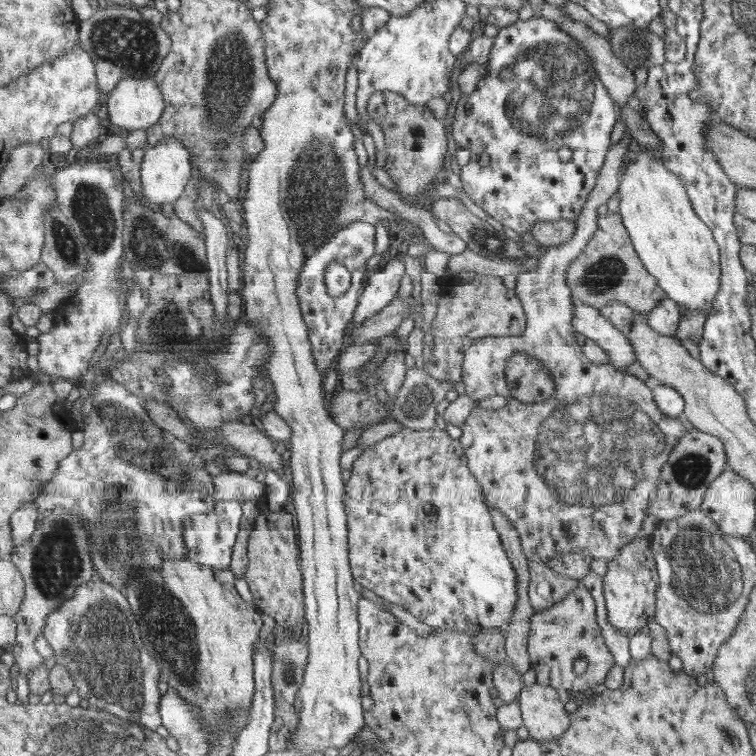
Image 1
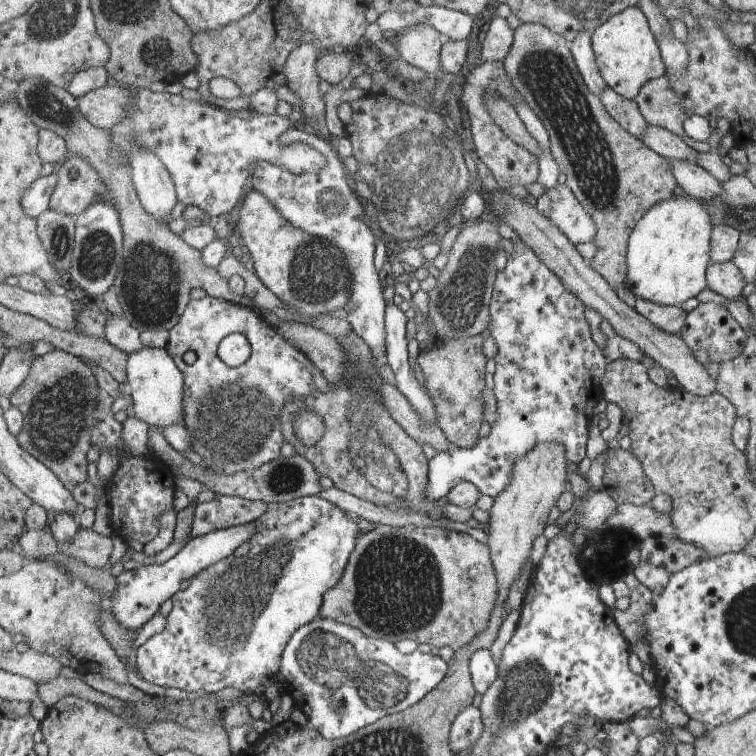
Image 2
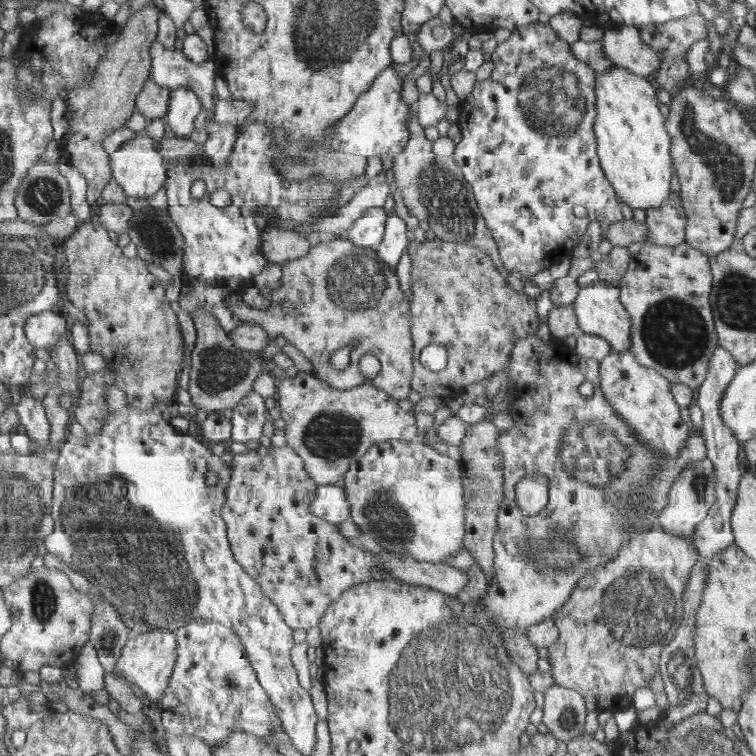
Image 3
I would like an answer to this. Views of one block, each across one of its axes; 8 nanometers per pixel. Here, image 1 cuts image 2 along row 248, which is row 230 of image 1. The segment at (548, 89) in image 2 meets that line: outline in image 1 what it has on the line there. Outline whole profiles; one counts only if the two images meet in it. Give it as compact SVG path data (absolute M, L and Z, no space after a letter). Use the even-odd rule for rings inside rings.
M607 212L605 216L599 216L597 232L584 251L570 264L566 277L574 300L593 308L602 309L610 302L619 301L637 312L647 314L667 297L657 277L643 264L620 213Z

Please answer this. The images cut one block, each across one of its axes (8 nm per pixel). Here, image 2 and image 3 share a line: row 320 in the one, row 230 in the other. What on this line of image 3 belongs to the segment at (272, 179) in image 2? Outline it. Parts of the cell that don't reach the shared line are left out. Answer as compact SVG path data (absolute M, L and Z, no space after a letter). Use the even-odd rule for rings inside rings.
M369 208L348 230L346 237L362 247L377 247L384 239L387 223L387 212L383 208Z

